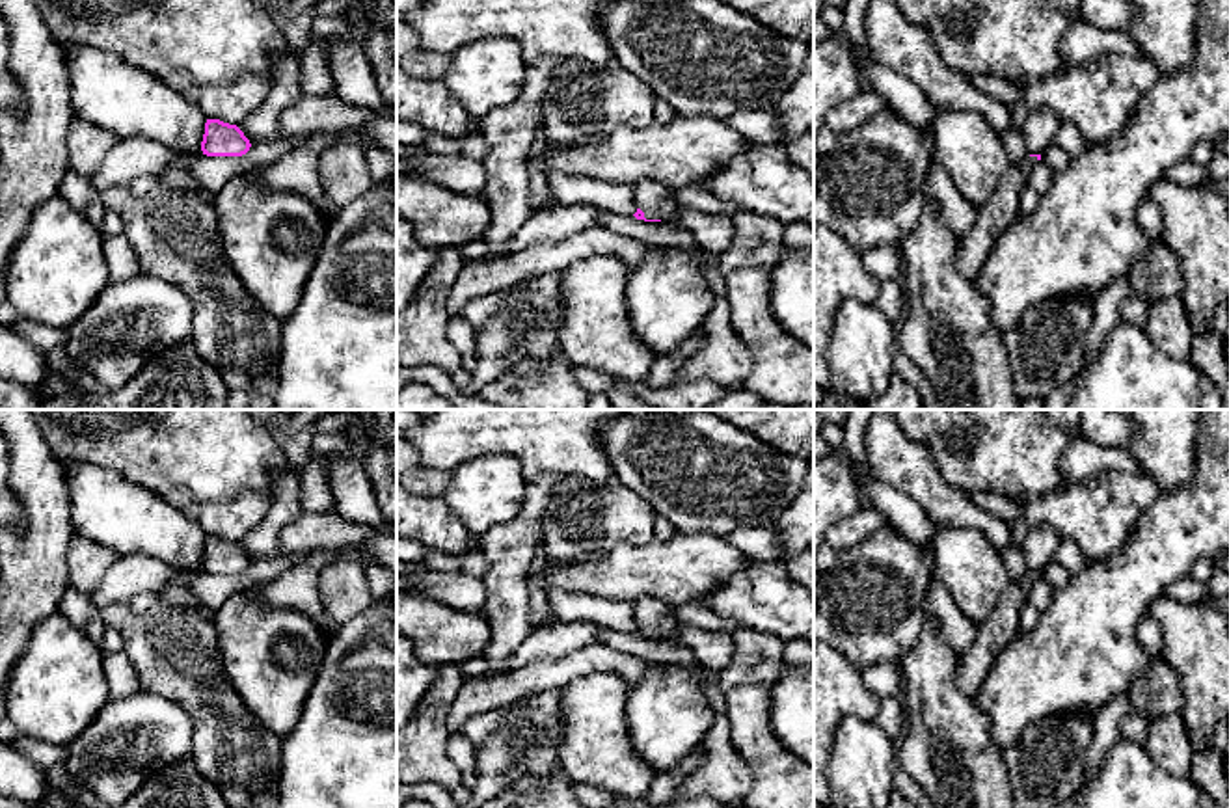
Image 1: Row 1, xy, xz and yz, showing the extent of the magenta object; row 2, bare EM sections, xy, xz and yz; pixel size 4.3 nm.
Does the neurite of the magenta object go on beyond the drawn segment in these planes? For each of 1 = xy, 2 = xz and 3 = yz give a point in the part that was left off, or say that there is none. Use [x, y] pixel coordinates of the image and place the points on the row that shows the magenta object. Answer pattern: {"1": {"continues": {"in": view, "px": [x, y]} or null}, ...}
{"1": {"continues": null}, "2": {"continues": {"in": "xz", "px": [654, 200]}}, "3": {"continues": {"in": "yz", "px": [1002, 209]}}}

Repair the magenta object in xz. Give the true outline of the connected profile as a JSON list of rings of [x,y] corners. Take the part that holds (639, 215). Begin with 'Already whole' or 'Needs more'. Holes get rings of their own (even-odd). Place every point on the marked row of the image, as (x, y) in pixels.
Needs more. [[[641,181],[631,186],[635,192],[637,220],[661,222],[665,216],[674,214],[680,207],[674,201],[672,188],[654,182]]]

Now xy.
Already whole. [[[207,119],[201,151],[207,156],[242,156],[251,143],[236,125]]]

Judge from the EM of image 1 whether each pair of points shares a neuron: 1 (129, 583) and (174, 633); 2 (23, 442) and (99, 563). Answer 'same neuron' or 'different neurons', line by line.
1: different neurons
2: different neurons

